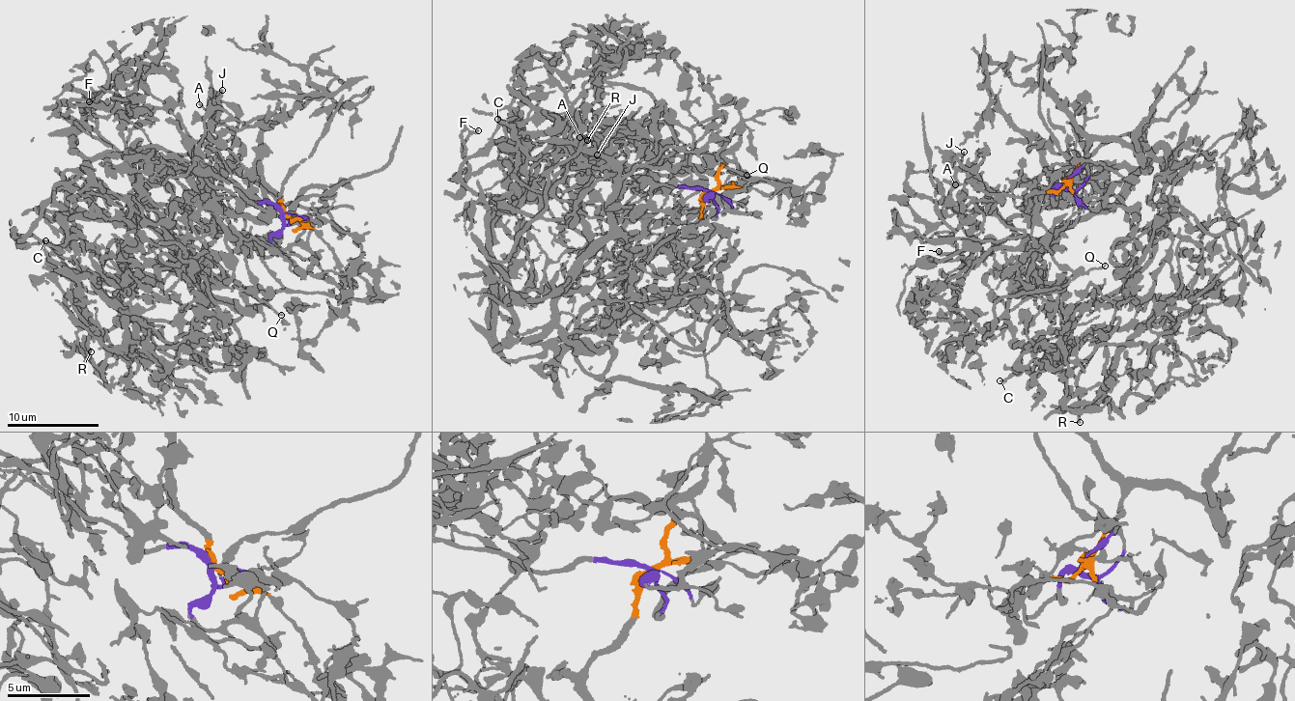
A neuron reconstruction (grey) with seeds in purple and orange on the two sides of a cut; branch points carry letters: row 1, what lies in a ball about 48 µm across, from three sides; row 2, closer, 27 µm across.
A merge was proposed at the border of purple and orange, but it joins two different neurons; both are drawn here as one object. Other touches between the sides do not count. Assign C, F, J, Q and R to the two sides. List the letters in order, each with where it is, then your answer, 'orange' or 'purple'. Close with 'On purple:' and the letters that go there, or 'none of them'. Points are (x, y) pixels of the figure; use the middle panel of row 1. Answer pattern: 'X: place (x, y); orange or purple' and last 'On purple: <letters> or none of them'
C: place (497, 119); purple
F: place (478, 130); orange
J: place (597, 154); orange
Q: place (746, 175); purple
R: place (587, 140); purple
On purple: C, Q, R

